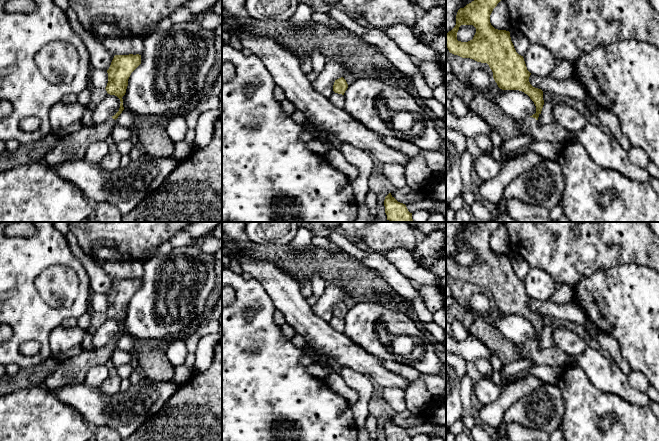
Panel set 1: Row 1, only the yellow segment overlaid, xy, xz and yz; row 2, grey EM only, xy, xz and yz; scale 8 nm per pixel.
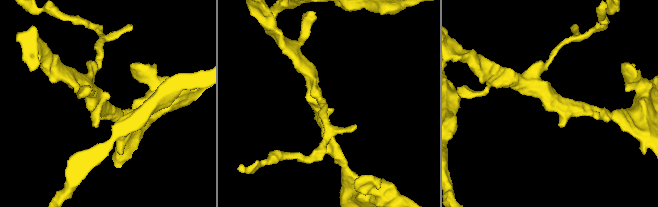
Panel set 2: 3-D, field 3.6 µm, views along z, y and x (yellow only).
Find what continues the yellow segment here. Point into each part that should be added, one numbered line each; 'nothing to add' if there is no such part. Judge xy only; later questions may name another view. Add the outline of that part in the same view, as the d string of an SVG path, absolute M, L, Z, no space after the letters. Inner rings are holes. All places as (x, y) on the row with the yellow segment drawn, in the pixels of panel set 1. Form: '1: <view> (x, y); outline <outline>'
1: xy (73, 146); outline M111 117L96 126L84 126L79 131L66 134L46 153L44 162L52 167L64 162L83 159L88 146L95 141L105 141L111 135L115 125L115 119Z

